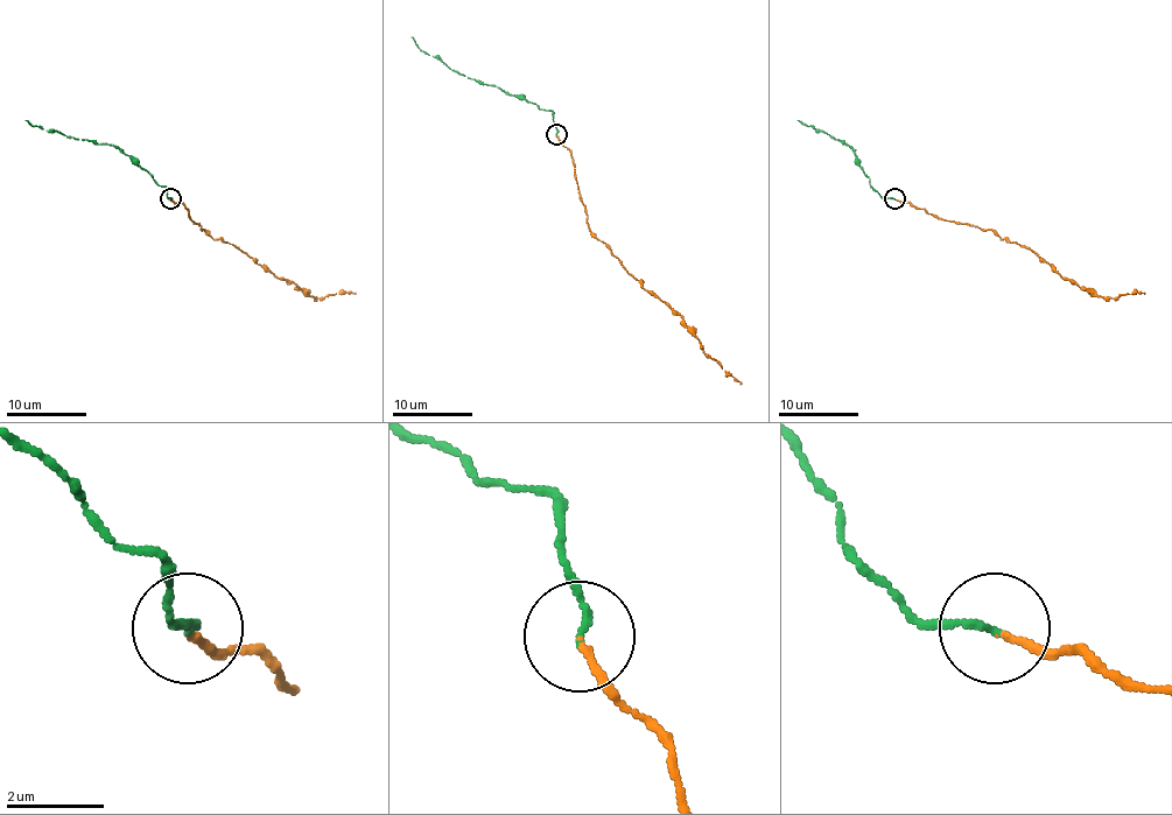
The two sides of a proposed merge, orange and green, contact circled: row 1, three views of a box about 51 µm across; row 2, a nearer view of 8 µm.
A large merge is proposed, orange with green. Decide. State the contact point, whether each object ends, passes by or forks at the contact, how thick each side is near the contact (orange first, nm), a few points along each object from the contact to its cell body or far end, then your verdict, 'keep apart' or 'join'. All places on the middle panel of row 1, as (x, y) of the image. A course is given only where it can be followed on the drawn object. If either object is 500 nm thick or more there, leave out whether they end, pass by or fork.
at (556, 134); orange ends there; green ends there; 130 nm thick on the orange side, 140 nm on the other; orange runs (555, 134), (572, 154), (588, 229), (646, 290), (674, 310), (707, 355), (741, 385); green runs (555, 134), (555, 124), (547, 110), (453, 71), (425, 54), (411, 37); join

